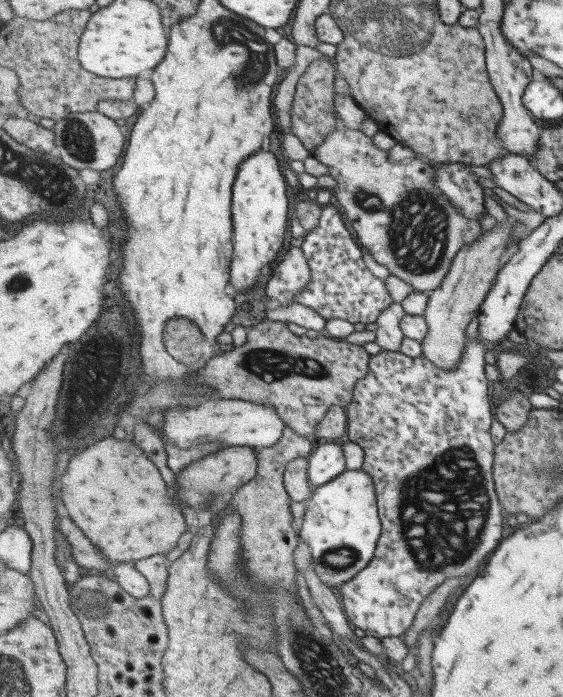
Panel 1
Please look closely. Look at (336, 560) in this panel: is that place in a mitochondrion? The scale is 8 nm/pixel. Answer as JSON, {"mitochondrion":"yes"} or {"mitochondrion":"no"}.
{"mitochondrion":"yes"}

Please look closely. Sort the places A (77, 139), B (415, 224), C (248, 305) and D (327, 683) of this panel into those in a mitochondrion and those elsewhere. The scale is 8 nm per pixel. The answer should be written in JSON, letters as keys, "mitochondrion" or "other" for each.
{"A":"mitochondrion","B":"mitochondrion","C":"other","D":"mitochondrion"}

